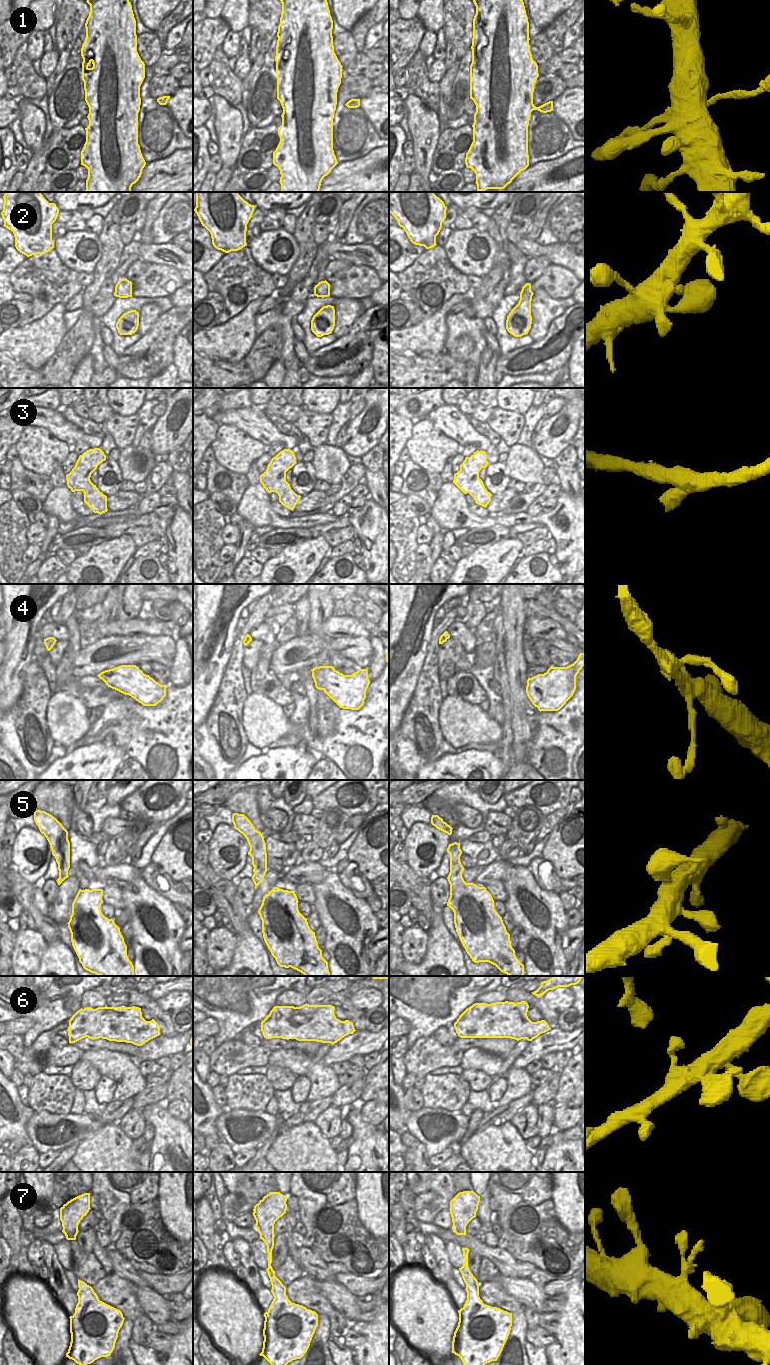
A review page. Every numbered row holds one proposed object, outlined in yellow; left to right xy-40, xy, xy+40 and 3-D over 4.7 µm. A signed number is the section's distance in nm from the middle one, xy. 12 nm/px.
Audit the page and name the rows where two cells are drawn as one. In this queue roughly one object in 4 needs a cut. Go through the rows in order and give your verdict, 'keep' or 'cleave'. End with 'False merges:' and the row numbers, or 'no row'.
1: cleave
2: keep
3: keep
4: keep
5: keep
6: keep
7: keep
False merges: 1

